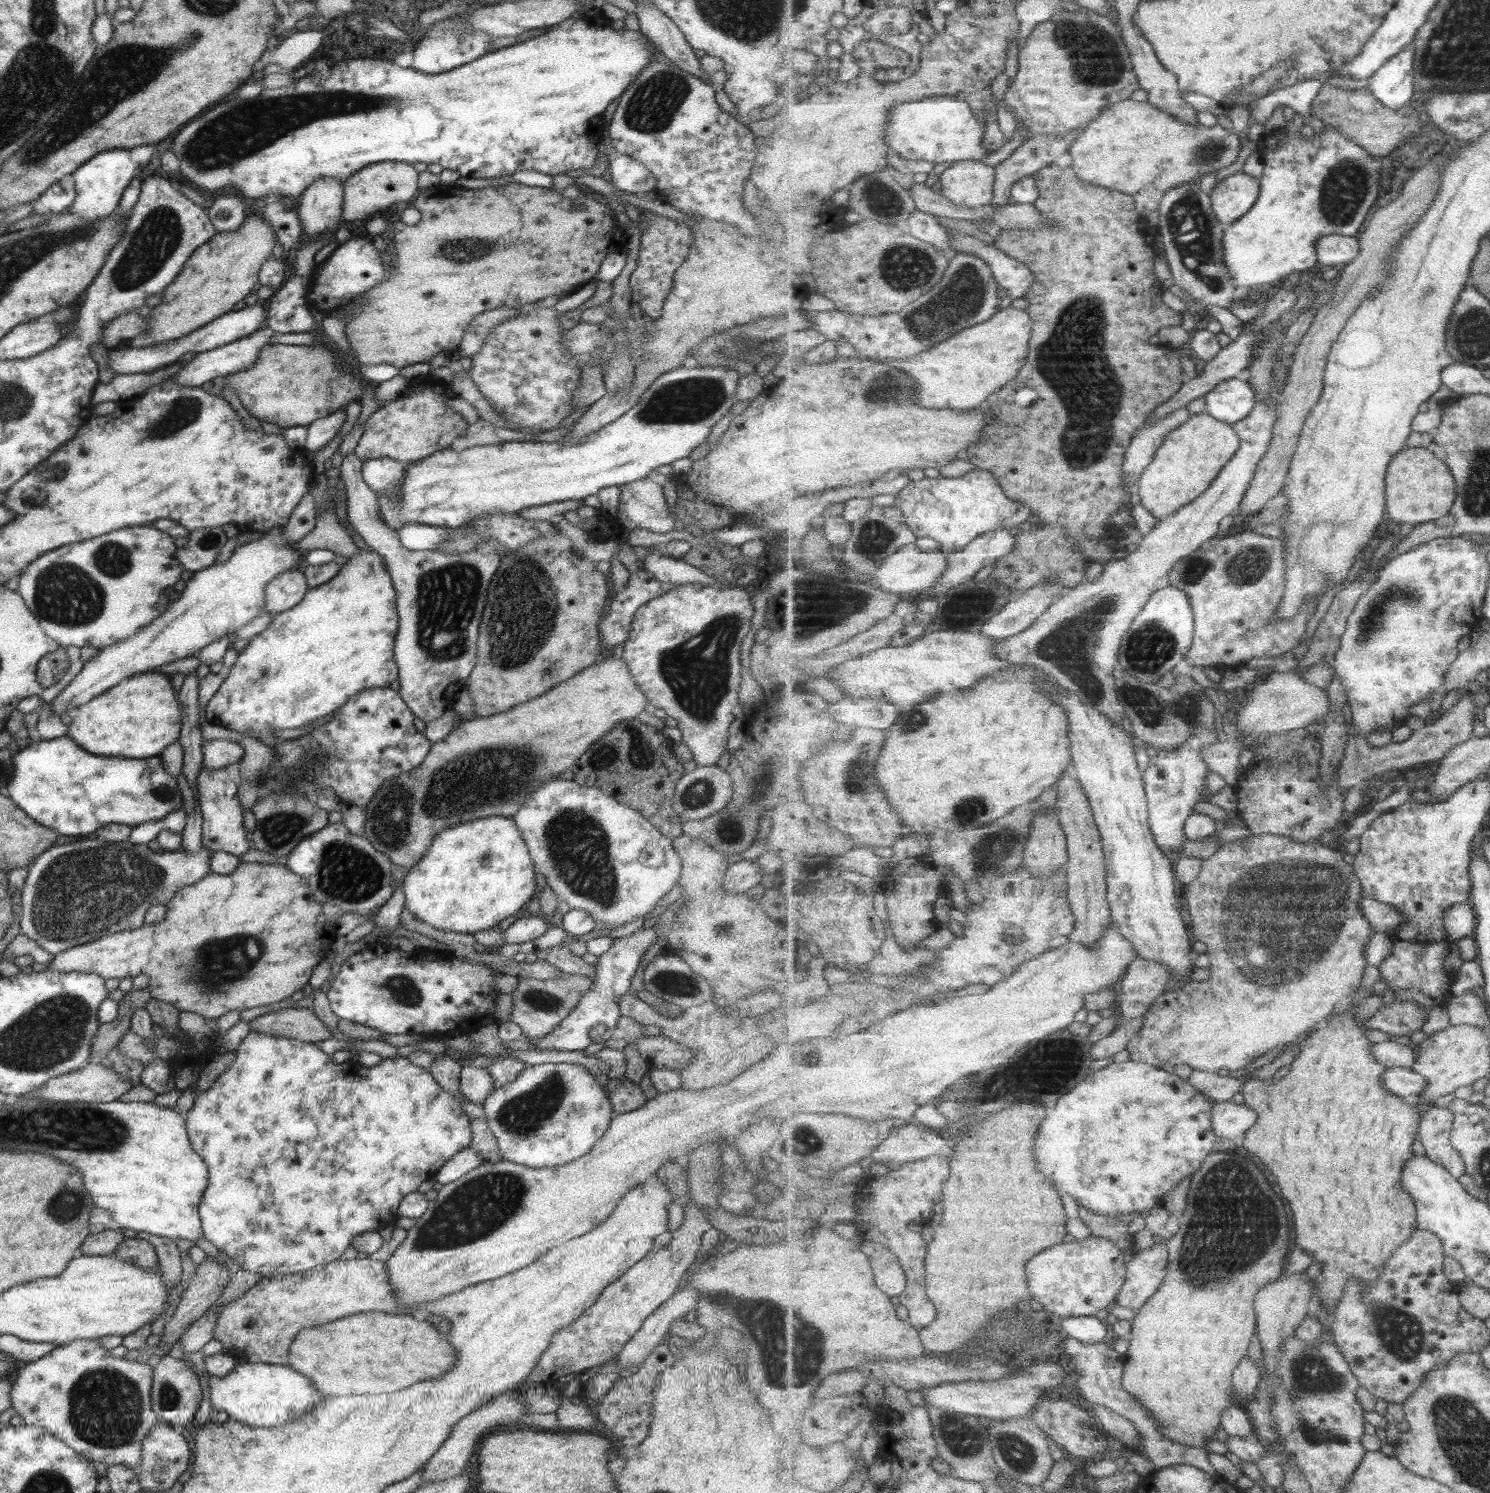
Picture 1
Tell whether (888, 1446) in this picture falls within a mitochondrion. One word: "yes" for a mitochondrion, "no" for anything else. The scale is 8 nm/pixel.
no

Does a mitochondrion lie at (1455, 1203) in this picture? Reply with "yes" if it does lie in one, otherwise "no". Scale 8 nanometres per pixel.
no

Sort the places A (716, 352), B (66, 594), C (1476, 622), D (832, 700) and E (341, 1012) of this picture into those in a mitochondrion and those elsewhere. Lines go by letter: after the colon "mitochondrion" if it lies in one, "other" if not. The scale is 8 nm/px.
A: mitochondrion
B: mitochondrion
C: other
D: other
E: other

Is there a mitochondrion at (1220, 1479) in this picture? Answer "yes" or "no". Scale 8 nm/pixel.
no

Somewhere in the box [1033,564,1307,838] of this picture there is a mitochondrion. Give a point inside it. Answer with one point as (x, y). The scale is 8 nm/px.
(1069, 650)

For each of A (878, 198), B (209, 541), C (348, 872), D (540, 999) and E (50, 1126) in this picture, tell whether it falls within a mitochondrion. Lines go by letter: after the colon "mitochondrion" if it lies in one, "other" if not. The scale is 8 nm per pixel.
A: mitochondrion
B: mitochondrion
C: mitochondrion
D: mitochondrion
E: mitochondrion

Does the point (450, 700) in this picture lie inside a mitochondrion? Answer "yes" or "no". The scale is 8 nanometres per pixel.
no

